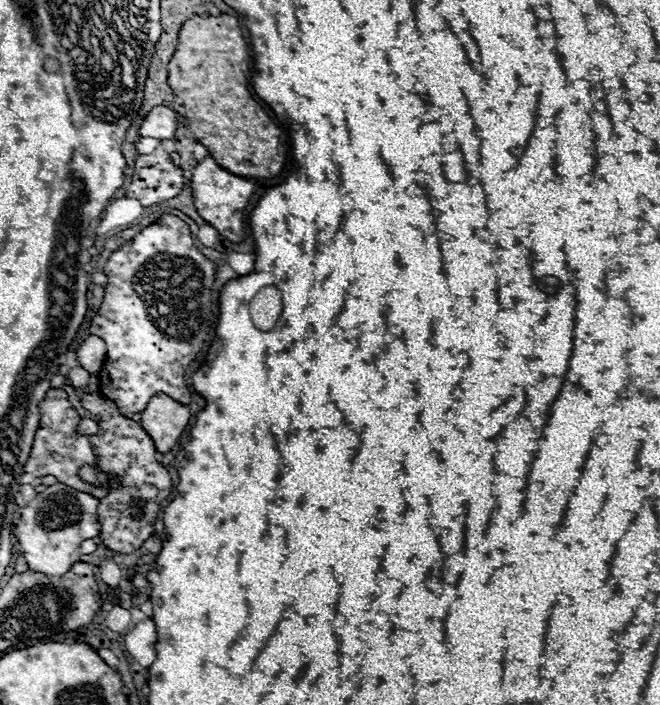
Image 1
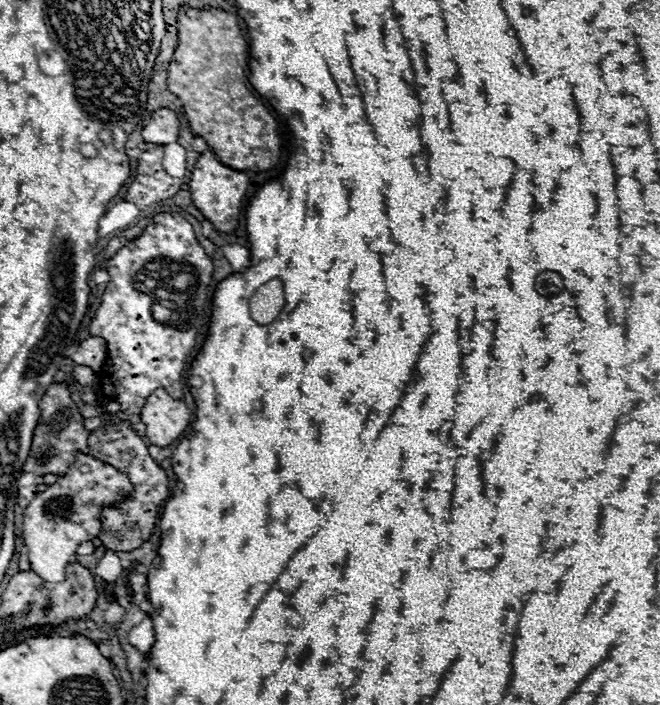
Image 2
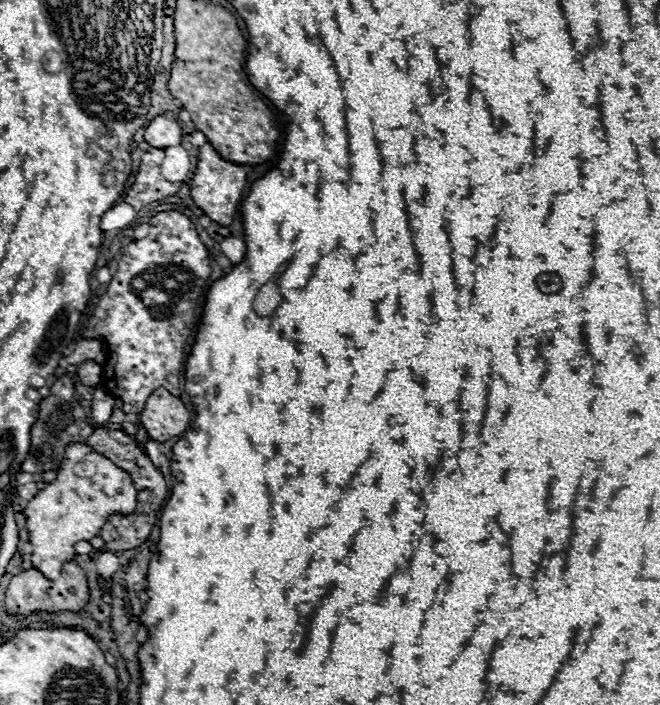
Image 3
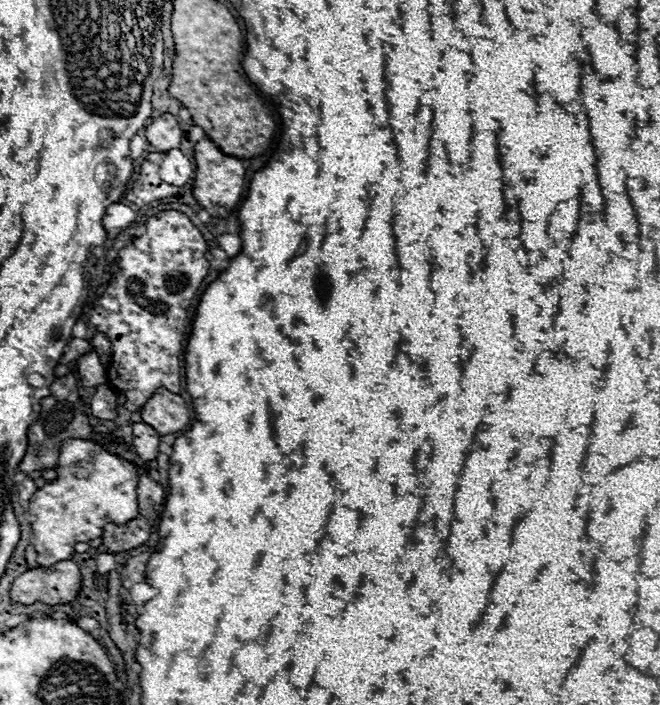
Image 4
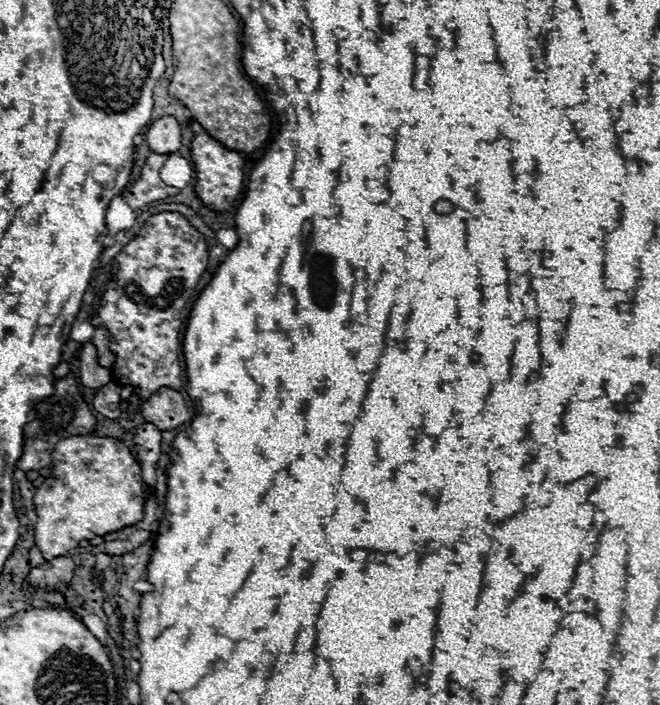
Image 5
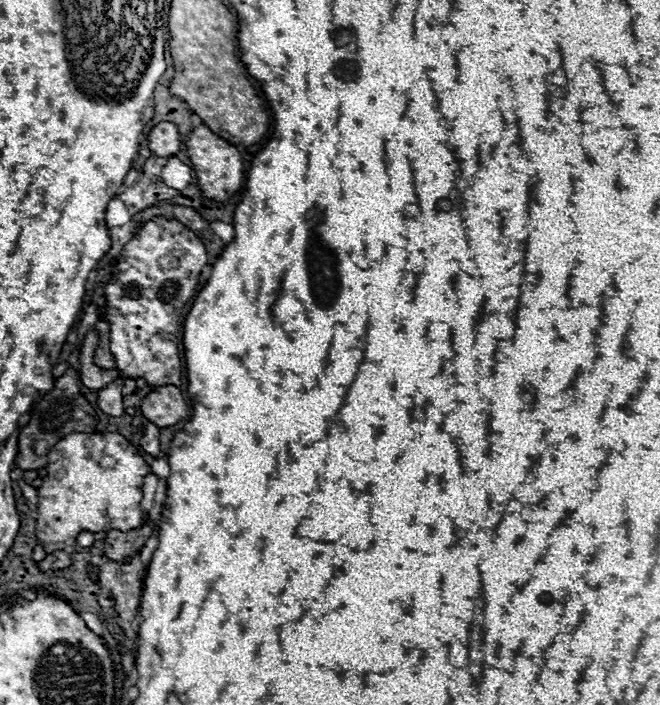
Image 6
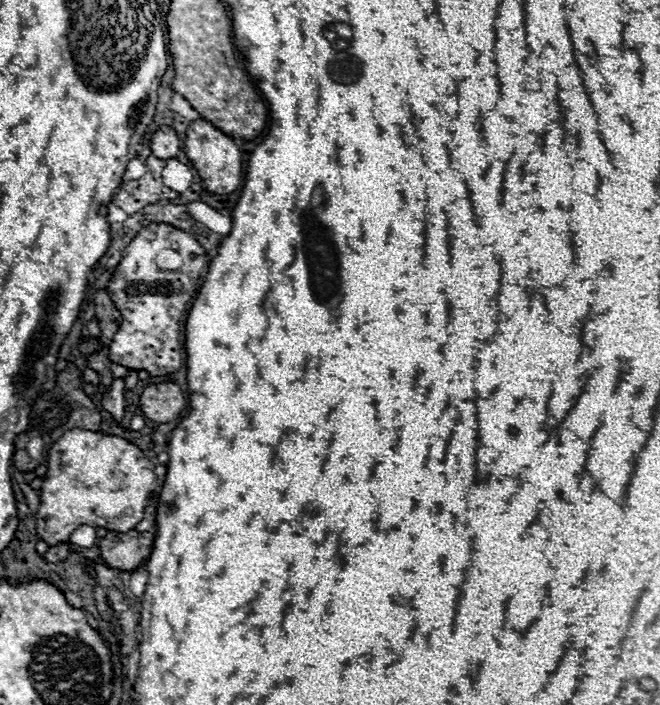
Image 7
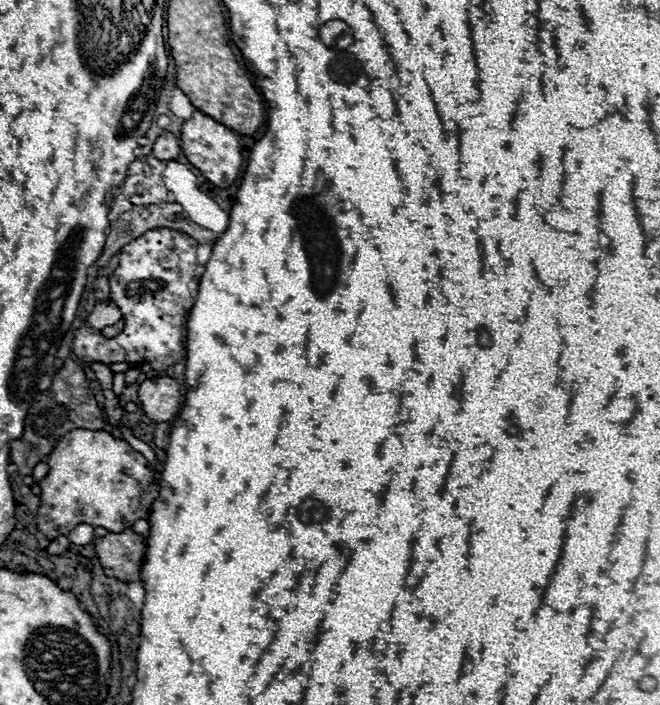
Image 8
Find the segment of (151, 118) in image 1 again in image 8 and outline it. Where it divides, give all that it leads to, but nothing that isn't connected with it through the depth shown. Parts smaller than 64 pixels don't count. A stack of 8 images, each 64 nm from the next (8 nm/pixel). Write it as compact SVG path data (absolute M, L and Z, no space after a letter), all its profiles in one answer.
M164 132L156 138L152 156L156 156L162 162L170 162L170 160L176 160L178 154L180 154L180 144L172 132Z

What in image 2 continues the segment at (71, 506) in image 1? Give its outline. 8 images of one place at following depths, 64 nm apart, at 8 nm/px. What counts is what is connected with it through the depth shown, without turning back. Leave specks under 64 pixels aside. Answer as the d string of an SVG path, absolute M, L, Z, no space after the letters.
M76 454L74 464L64 476L40 492L24 508L22 536L28 546L28 560L36 574L48 582L62 582L66 564L76 562L76 548L84 540L92 540L102 530L100 512L106 506L120 504L132 492L132 484L124 472L96 460L90 454Z

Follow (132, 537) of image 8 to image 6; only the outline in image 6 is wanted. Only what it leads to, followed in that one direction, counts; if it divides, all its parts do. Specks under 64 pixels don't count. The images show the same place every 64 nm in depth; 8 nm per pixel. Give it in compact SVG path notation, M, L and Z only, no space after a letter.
M146 524L142 528L136 528L136 530L130 530L130 532L110 530L106 534L104 554L114 562L128 562L134 554L140 552L140 548L150 538L150 534L152 534L150 524Z

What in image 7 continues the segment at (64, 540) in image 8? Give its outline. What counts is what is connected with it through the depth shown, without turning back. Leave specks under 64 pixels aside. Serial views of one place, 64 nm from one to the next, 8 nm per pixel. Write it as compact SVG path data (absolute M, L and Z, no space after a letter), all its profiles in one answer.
M60 542L60 544L48 548L48 552L44 554L44 560L46 562L62 562L62 560L66 560L68 554L70 554L70 544L68 542Z

